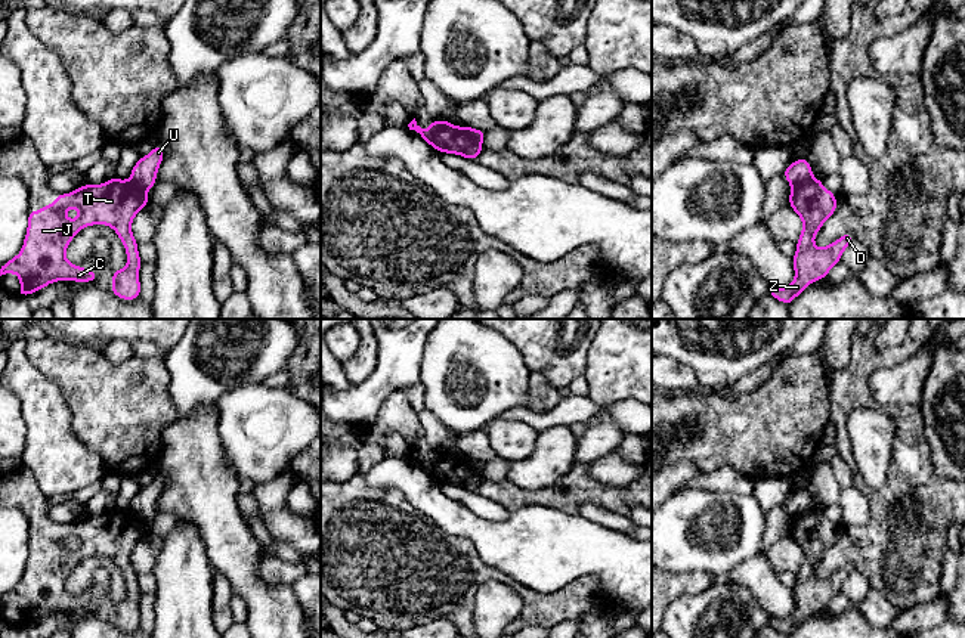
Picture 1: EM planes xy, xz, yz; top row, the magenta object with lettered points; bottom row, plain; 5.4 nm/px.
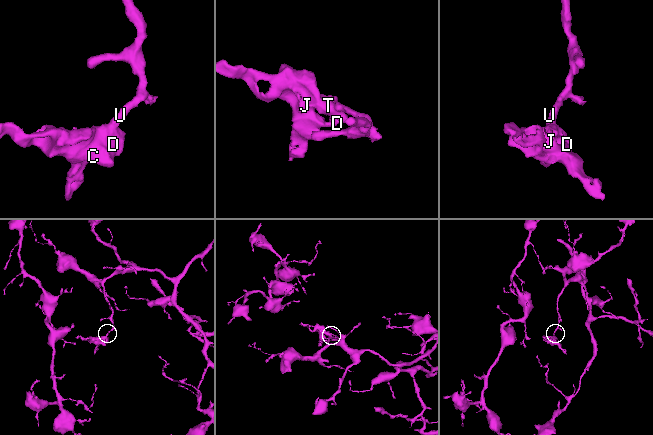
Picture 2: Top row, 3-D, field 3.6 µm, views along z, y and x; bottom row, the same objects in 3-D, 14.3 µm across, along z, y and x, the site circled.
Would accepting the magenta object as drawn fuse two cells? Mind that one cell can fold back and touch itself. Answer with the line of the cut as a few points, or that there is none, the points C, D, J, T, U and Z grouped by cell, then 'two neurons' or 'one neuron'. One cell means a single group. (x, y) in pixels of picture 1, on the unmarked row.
xz (467, 458), (467, 462), (481, 476) | C D J T Z / U | two neurons

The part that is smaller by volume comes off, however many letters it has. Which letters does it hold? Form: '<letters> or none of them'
C, D, J, T, Z

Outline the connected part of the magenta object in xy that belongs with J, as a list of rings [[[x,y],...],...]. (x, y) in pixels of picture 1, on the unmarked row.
[[[109,510],[102,515],[86,515],[74,523],[58,524],[52,536],[43,536],[40,542],[28,542],[28,558],[21,583],[4,594],[0,607],[16,604],[21,611],[18,626],[30,626],[56,611],[95,613],[98,606],[81,597],[71,595],[65,589],[65,582],[72,569],[92,555],[111,557],[123,572],[127,583],[127,597],[112,604],[112,625],[121,631],[136,631],[140,628],[139,598],[142,591],[137,583],[137,572],[132,564],[134,546],[149,535],[149,529],[133,511]]]

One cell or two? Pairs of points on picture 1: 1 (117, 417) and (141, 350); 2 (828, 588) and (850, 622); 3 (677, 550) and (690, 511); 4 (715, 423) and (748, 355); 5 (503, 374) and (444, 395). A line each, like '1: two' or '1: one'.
1: two
2: two
3: one
4: two
5: one

